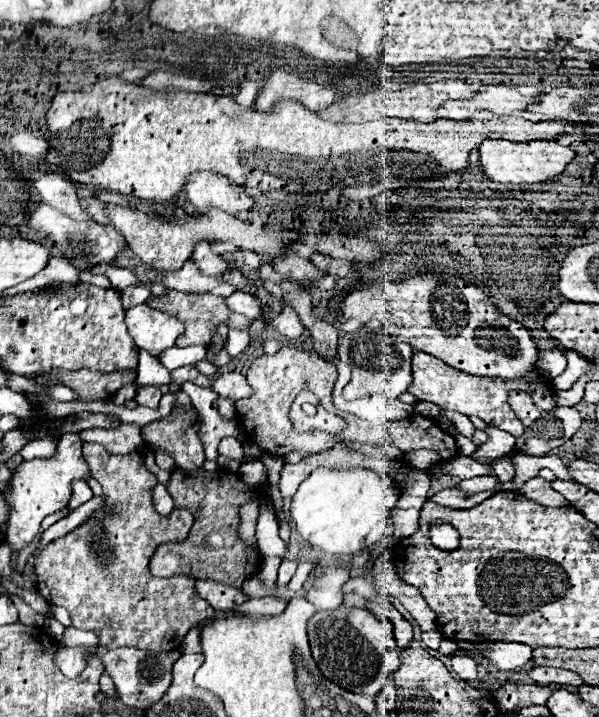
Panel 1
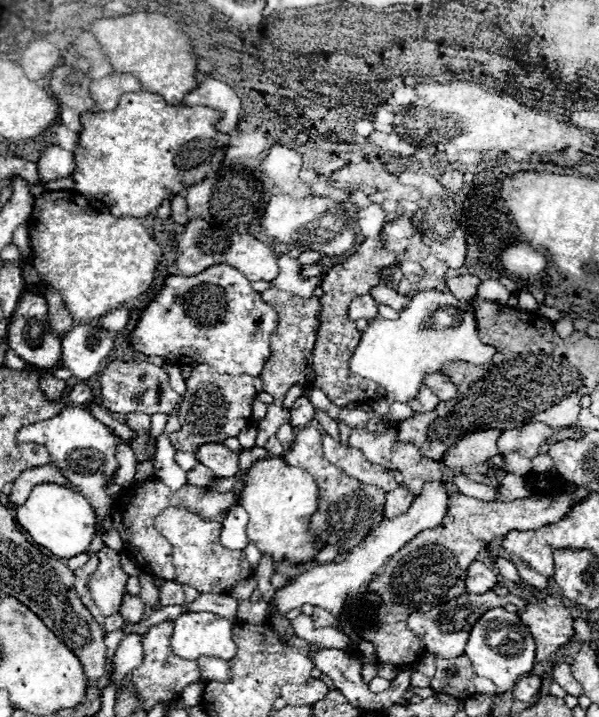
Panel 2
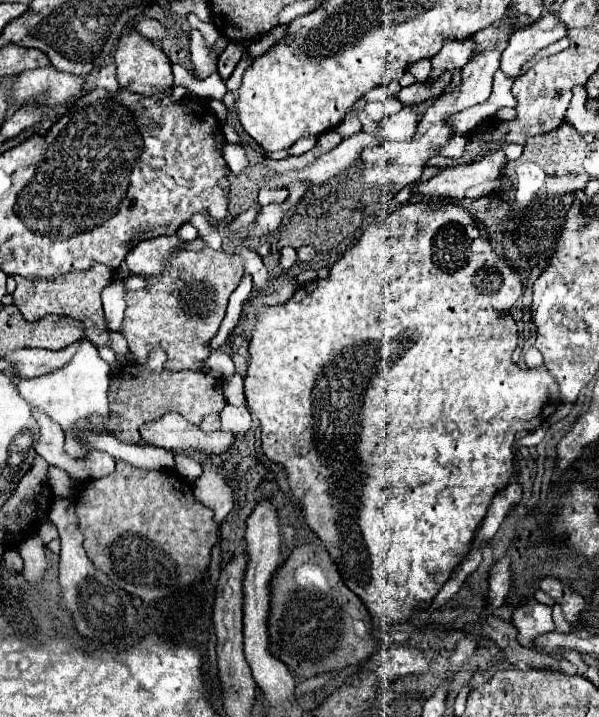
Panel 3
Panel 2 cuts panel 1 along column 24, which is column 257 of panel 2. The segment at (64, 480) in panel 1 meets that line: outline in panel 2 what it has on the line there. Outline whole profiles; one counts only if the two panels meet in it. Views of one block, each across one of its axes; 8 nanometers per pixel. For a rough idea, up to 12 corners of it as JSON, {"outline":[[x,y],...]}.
{"outline":[[278,457],[248,468],[248,540],[276,562],[318,554],[318,486]]}

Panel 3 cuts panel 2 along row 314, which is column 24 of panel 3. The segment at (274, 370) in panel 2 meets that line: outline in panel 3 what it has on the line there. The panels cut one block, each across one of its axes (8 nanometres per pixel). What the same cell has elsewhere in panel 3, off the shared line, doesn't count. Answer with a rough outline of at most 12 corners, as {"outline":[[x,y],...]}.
{"outline":[[94,264],[56,280],[14,276],[14,304],[28,322],[46,314],[84,322],[110,348],[100,292],[112,268]]}

